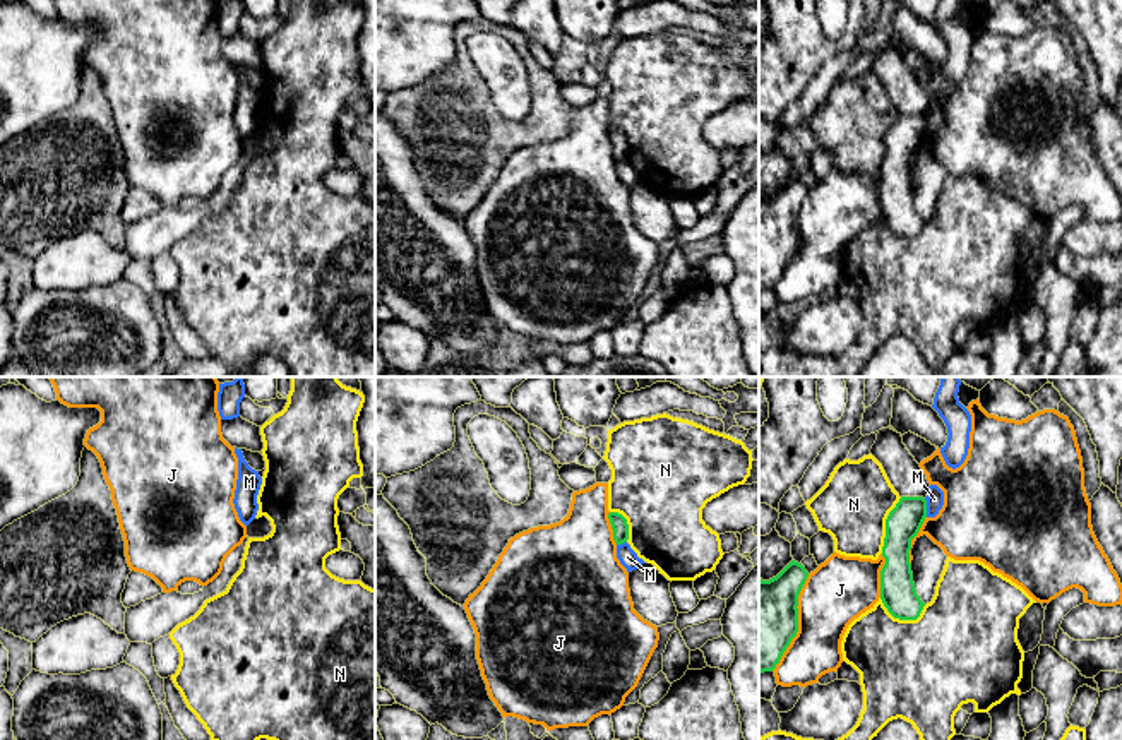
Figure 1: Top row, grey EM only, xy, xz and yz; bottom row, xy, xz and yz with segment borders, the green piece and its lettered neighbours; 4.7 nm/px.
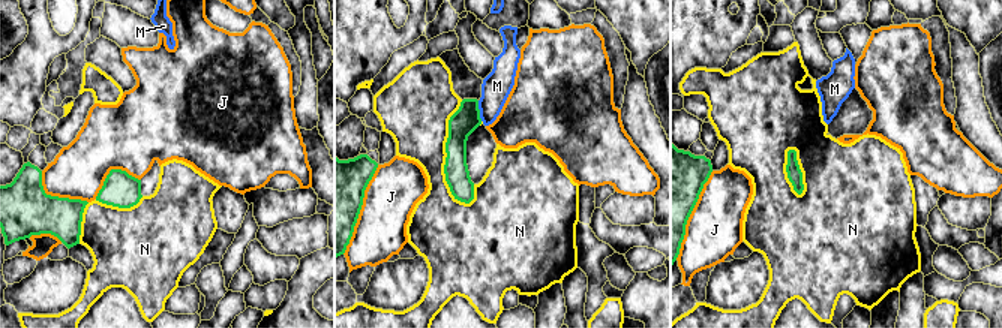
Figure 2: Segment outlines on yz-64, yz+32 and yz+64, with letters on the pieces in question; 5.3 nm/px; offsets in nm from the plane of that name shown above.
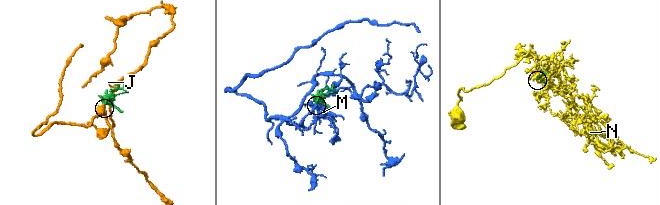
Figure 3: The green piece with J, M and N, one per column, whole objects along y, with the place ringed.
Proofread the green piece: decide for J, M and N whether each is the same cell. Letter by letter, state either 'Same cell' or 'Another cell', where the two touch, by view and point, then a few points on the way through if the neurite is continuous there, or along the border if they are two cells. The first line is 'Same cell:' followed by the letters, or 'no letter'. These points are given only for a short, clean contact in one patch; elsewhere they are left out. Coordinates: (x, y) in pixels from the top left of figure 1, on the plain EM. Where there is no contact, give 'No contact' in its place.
Same cell: no letter
J: Another cell. Touches green at yz (797, 238)
M: Another cell. Touches green at yz (925, 124). Boundary: yz (924, 115), (927, 132)
N: Another cell. Touches green at yz (886, 141)

